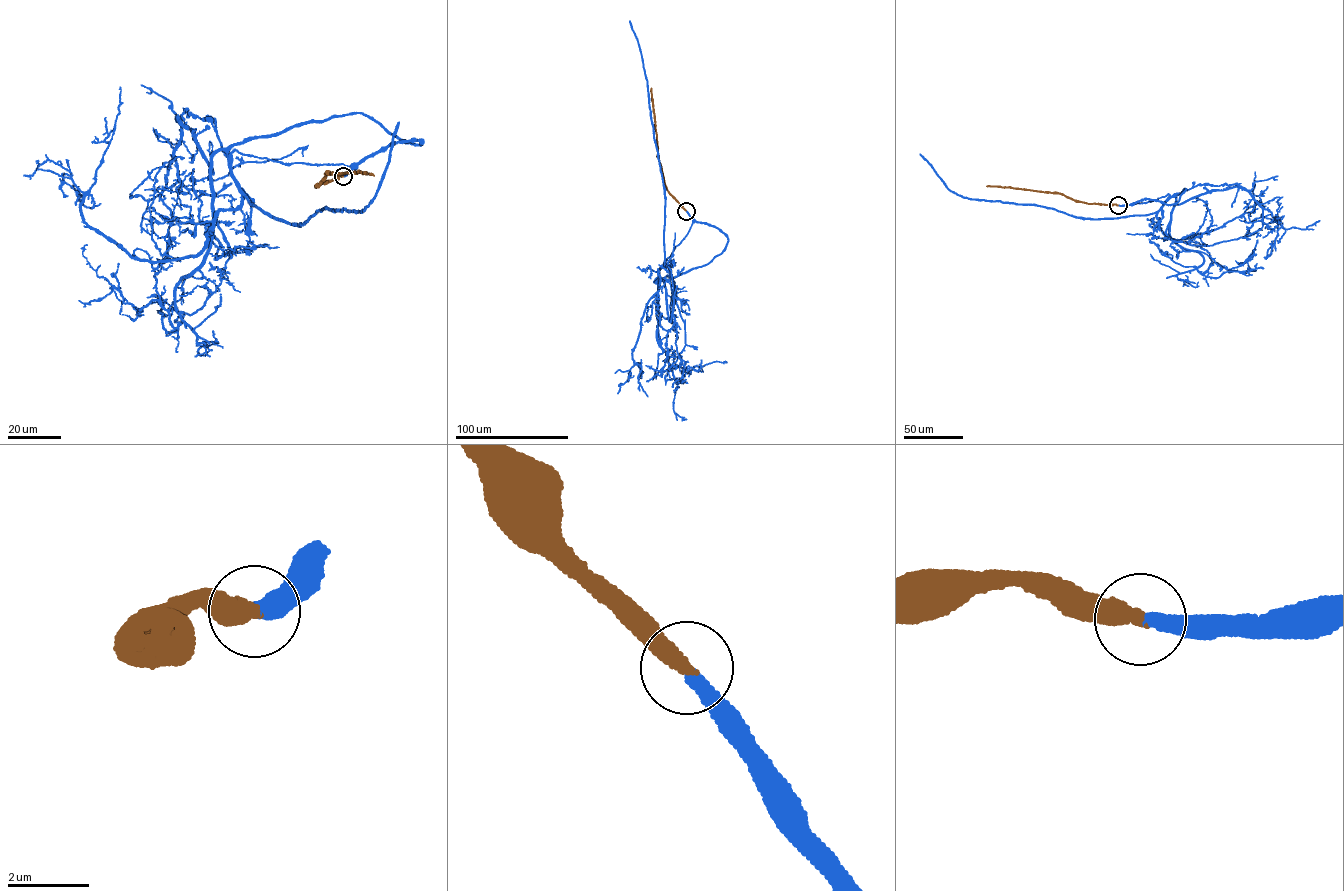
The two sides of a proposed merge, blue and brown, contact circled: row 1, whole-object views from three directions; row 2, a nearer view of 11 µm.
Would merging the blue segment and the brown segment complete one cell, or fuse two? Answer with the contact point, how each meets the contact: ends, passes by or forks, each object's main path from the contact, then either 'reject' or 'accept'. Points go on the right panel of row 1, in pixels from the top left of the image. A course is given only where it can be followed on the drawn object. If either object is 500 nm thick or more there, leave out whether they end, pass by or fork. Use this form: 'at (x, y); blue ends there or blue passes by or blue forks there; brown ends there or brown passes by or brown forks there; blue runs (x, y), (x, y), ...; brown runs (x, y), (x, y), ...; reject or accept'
at (1118, 205); blue ends there; brown ends there; blue runs (1118, 205), (1145, 203), (1170, 195), (1154, 213), (1076, 218), (1033, 205), (963, 198), (947, 187), (920, 153); brown runs (1118, 205), (1075, 201), (1057, 193), (986, 186); accept

